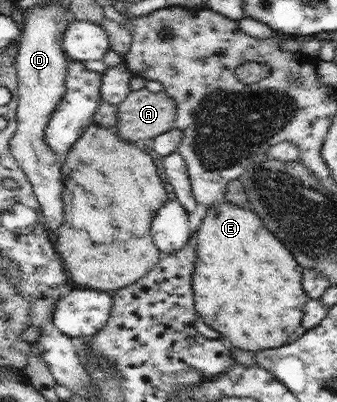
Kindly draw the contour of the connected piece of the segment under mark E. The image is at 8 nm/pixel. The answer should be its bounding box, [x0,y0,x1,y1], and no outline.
[192,200,307,353]

